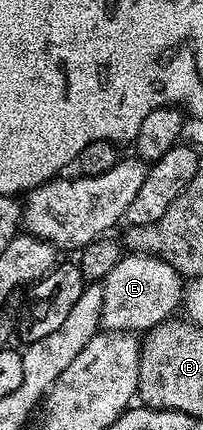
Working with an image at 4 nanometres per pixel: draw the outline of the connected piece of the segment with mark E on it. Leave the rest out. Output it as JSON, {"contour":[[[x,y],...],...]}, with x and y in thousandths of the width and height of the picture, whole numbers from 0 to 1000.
{"contour":[[[616,595],[571,623],[527,633],[507,658],[507,716],[502,733],[522,742],[581,740],[616,749],[611,765],[635,772],[729,772],[773,756],[783,733],[773,733],[773,709],[793,702],[798,733],[833,735],[852,719],[877,719],[901,693],[901,647],[877,637],[867,623],[837,609],[803,609],[788,600],[749,595]]]}

